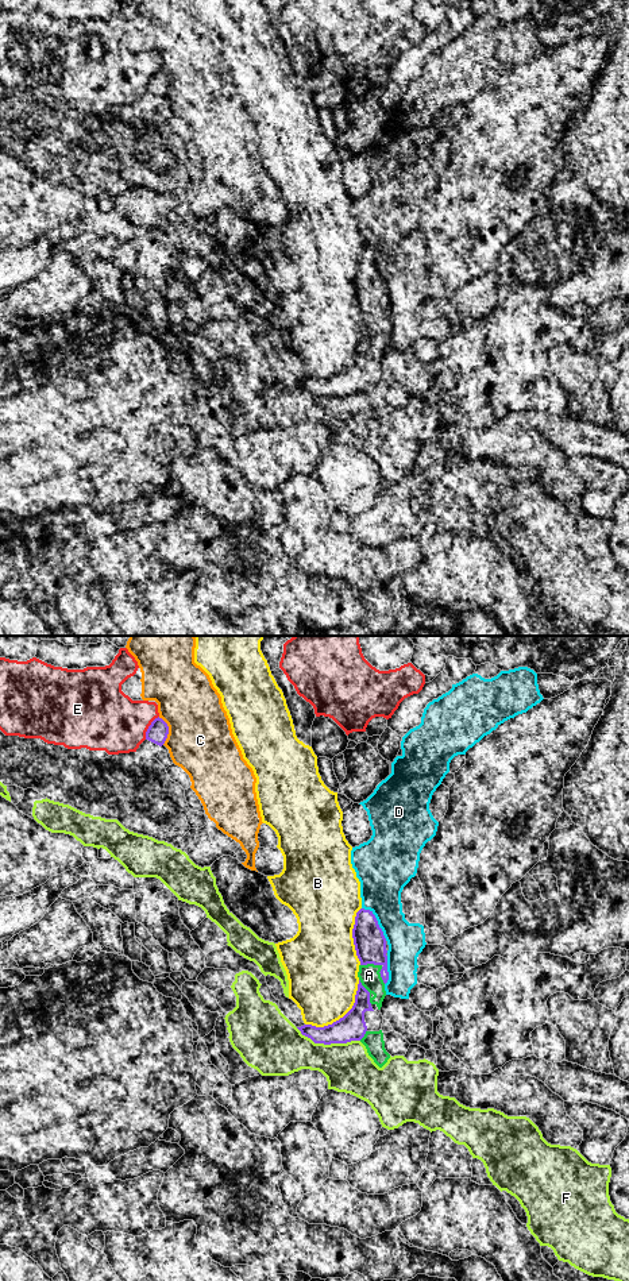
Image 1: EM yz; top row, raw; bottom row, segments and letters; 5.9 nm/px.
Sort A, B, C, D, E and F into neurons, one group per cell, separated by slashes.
A / B / C / D / E / F

